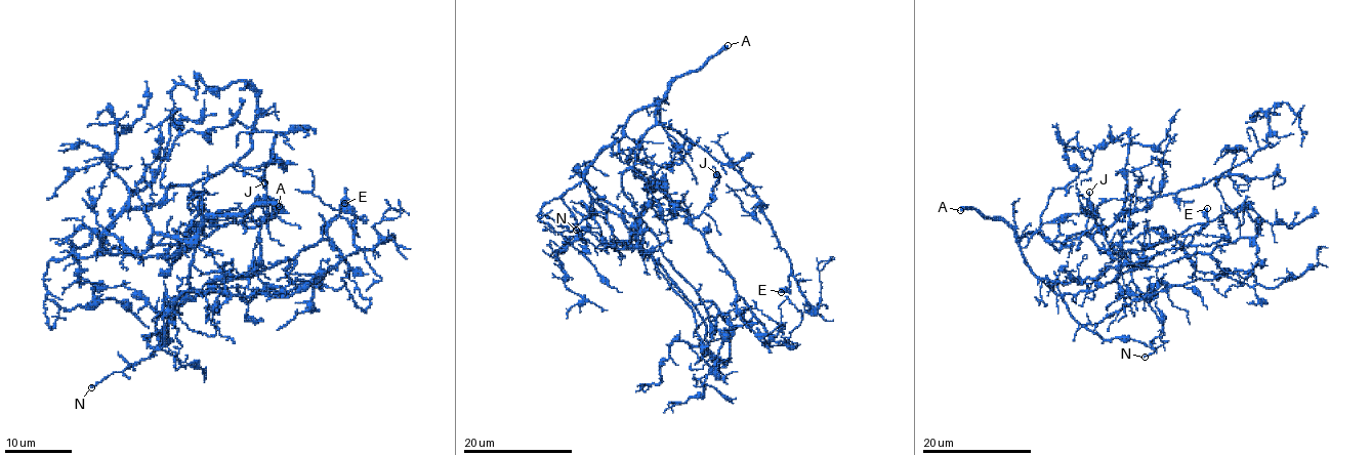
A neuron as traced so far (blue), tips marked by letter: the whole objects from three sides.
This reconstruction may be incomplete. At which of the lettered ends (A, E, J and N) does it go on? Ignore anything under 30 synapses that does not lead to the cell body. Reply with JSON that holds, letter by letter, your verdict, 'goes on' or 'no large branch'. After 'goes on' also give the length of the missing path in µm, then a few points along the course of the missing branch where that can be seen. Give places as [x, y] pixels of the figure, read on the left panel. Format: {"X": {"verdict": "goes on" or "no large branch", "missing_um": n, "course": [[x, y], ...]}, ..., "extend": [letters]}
{"A": {"verdict": "goes on", "missing_um": 80}, "E": {"verdict": "no large branch"}, "J": {"verdict": "no large branch"}, "N": {"verdict": "no large branch"}, "extend": ["A"]}

